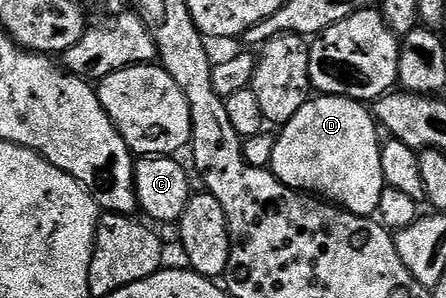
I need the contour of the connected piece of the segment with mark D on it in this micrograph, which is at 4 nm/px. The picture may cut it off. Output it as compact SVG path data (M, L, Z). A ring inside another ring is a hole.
M320 94L309 98L306 106L302 106L302 110L298 110L298 114L294 114L294 118L290 118L290 122L279 129L270 171L288 188L311 194L327 203L335 204L337 208L344 208L347 212L375 217L378 198L382 198L382 190L386 187L380 153L382 136L373 113L364 108L367 107L361 101L345 96Z

